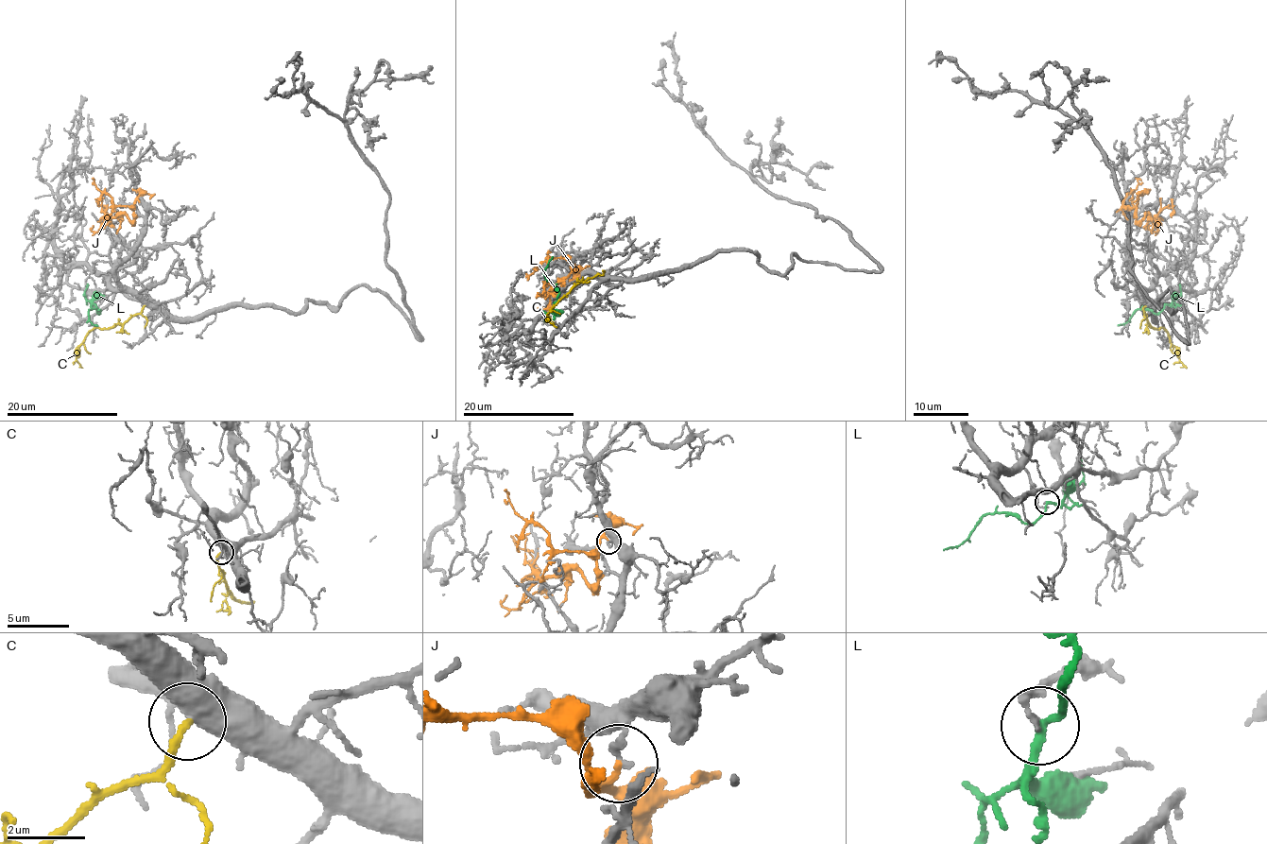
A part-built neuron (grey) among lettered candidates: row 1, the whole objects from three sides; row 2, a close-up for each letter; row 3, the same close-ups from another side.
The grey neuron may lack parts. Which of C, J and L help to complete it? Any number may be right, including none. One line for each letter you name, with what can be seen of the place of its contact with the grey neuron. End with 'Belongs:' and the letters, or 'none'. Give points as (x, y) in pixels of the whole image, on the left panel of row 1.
C: (145, 305)
Belongs: C

